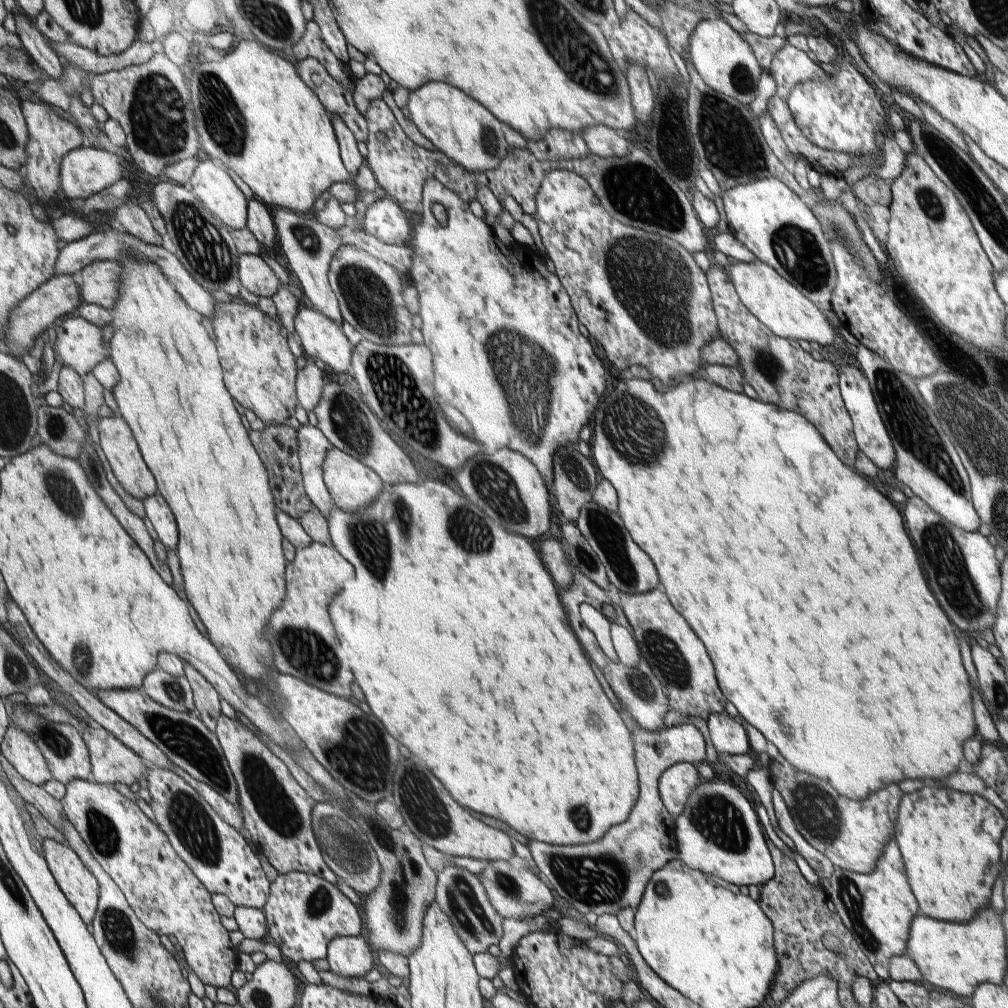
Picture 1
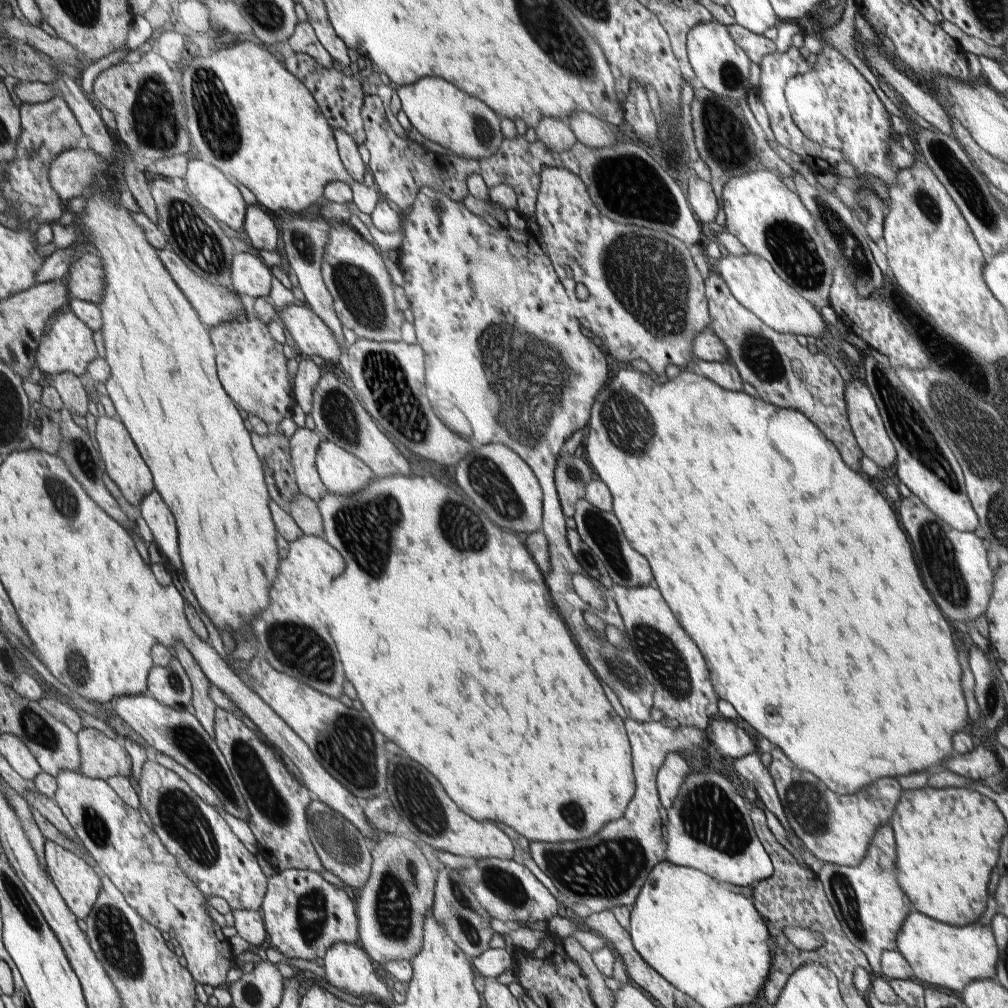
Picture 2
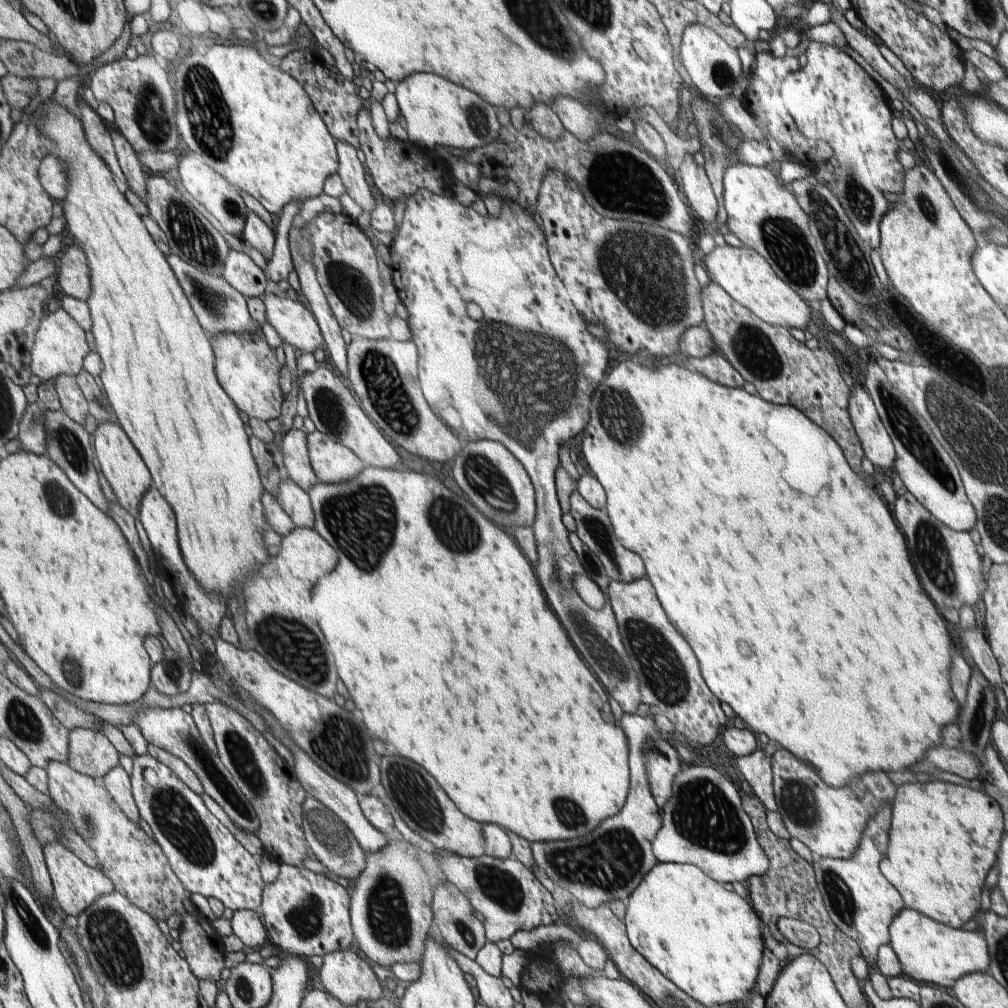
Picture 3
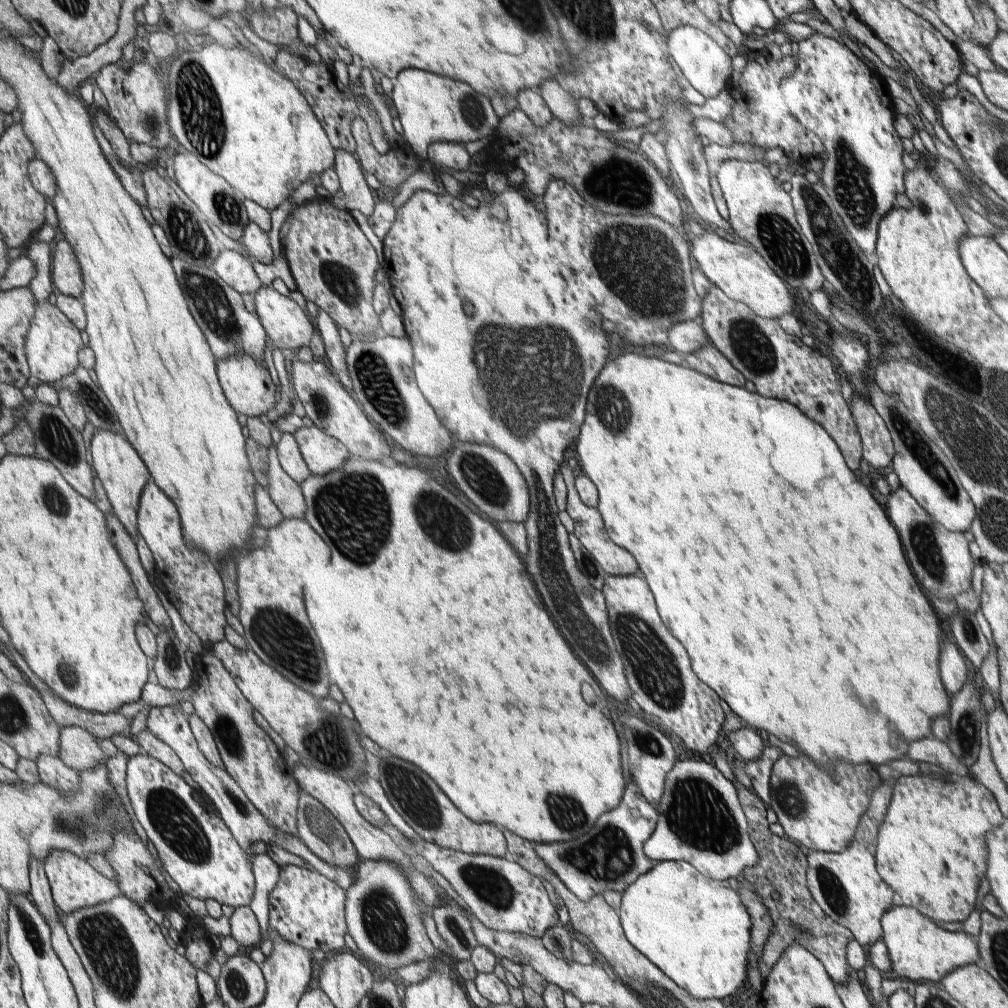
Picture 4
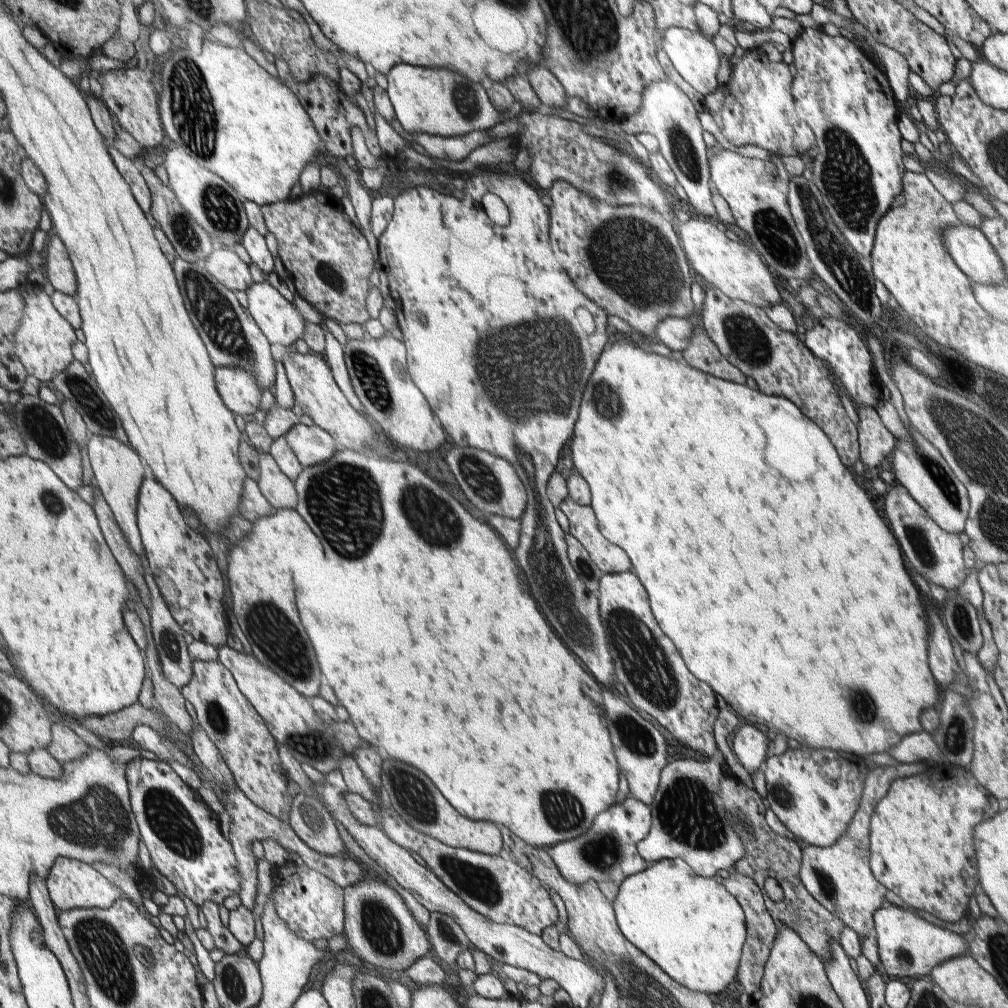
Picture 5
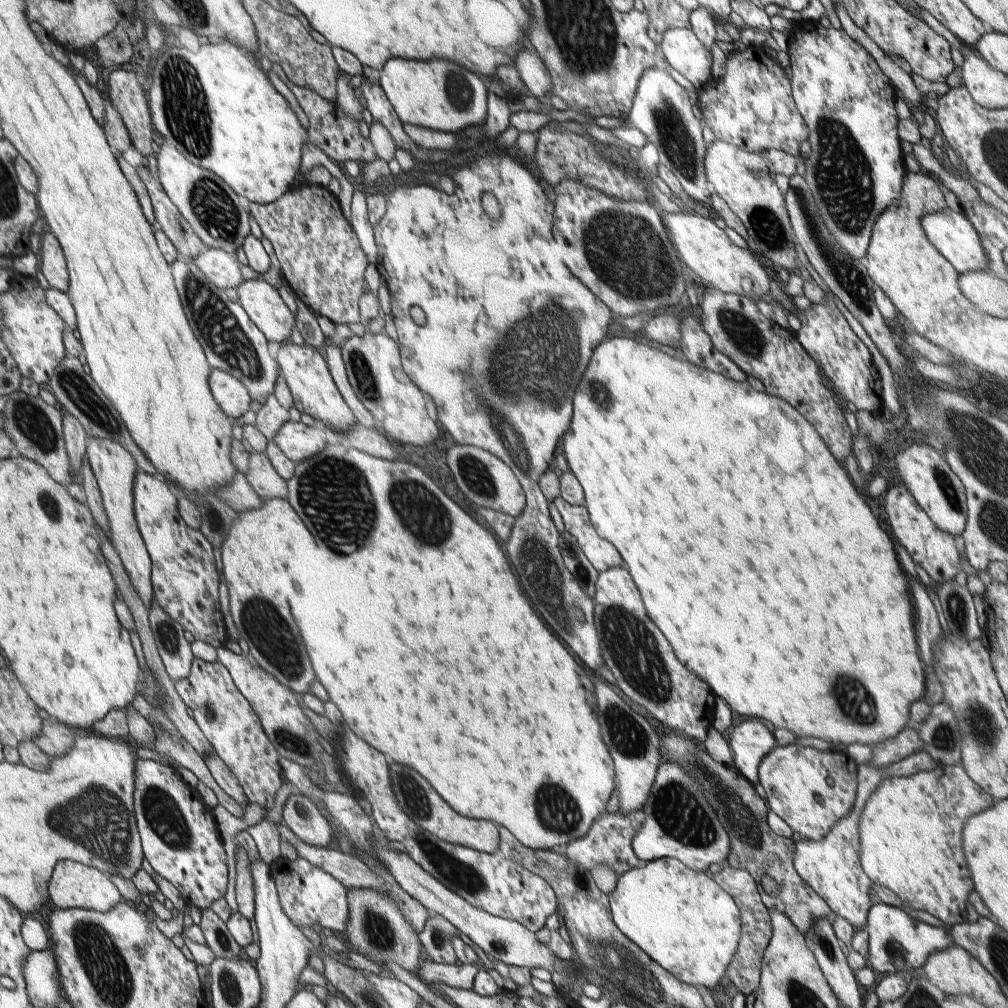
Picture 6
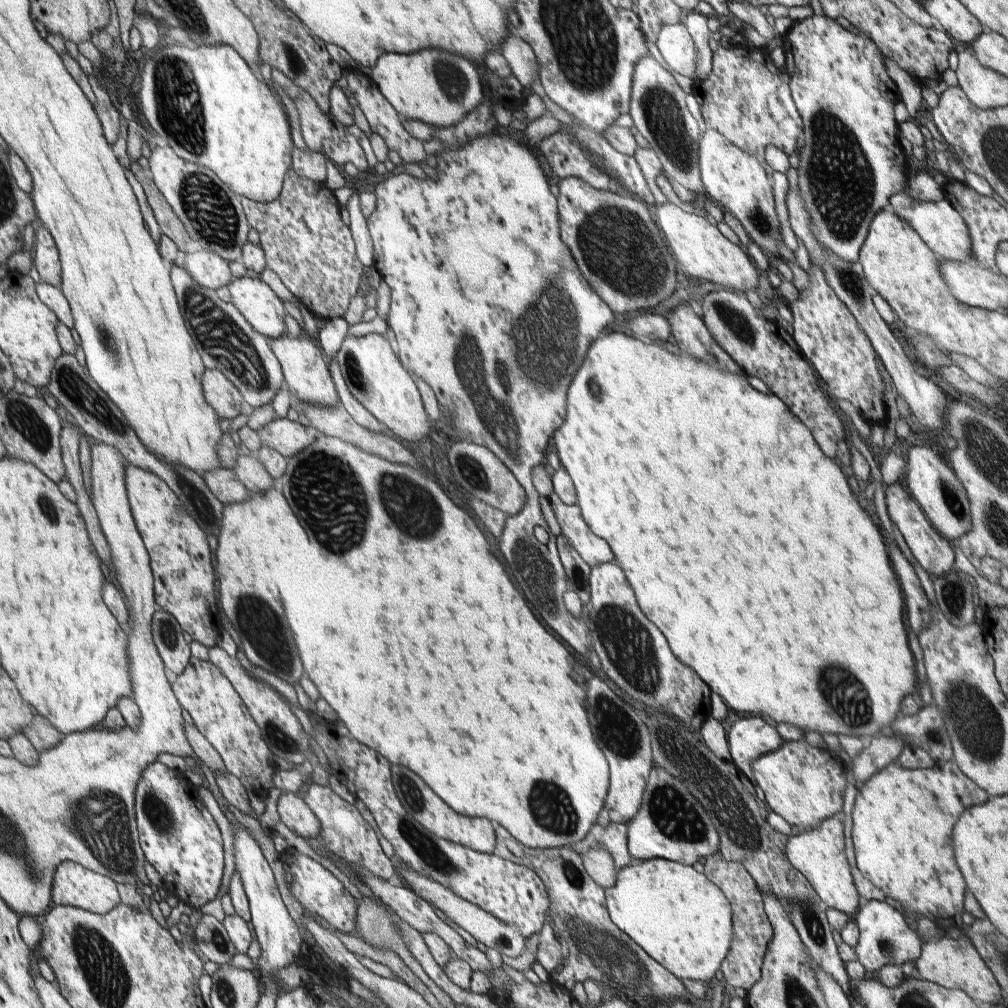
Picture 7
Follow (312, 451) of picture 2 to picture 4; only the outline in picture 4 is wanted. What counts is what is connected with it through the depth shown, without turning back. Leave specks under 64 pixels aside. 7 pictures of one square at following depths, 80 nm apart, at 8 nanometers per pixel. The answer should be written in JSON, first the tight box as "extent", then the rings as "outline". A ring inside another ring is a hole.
{"extent":[277,433,311,485],"outline":[[[284,433],[277,448],[278,458],[282,468],[299,485],[311,477],[310,469],[299,449],[294,433]]]}

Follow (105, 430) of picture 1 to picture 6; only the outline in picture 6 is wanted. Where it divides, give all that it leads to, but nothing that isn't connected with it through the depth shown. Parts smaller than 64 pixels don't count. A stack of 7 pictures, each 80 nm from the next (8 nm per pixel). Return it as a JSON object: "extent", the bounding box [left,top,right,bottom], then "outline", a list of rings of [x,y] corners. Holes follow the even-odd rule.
{"extent":[85,437,154,610],"outline":[[[89,437],[85,443],[87,447],[85,456],[89,458],[108,515],[111,528],[110,542],[116,549],[126,572],[130,575],[132,586],[135,586],[136,592],[139,592],[140,598],[149,610],[149,606],[154,602],[154,588],[151,583],[151,555],[147,551],[147,545],[139,531],[138,521],[135,517],[134,488],[135,476],[139,472],[138,464],[132,453],[115,440]]]}

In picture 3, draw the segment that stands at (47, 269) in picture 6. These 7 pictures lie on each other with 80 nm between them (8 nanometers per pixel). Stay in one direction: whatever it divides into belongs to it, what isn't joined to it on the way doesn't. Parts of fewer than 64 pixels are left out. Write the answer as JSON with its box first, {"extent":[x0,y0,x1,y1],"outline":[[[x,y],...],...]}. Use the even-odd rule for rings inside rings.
{"extent":[56,244,93,301],"outline":[[[67,244],[66,252],[58,258],[56,287],[59,294],[68,295],[83,301],[91,298],[93,290],[91,266],[87,254],[78,244]]]}

